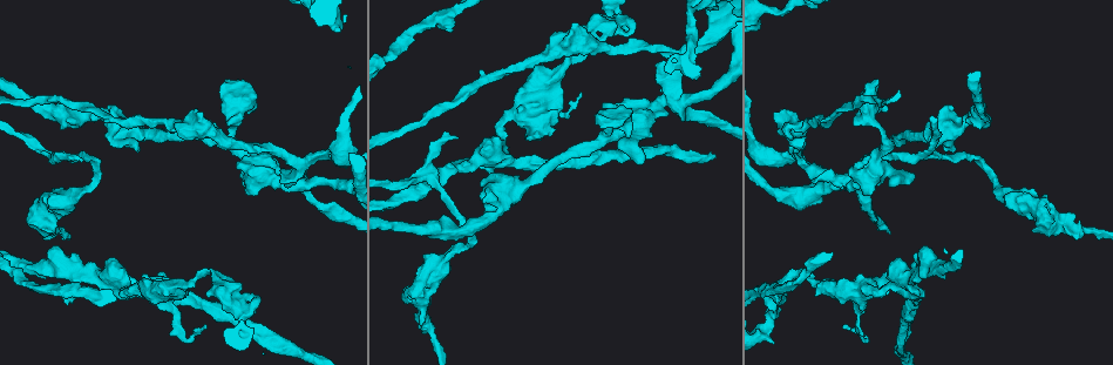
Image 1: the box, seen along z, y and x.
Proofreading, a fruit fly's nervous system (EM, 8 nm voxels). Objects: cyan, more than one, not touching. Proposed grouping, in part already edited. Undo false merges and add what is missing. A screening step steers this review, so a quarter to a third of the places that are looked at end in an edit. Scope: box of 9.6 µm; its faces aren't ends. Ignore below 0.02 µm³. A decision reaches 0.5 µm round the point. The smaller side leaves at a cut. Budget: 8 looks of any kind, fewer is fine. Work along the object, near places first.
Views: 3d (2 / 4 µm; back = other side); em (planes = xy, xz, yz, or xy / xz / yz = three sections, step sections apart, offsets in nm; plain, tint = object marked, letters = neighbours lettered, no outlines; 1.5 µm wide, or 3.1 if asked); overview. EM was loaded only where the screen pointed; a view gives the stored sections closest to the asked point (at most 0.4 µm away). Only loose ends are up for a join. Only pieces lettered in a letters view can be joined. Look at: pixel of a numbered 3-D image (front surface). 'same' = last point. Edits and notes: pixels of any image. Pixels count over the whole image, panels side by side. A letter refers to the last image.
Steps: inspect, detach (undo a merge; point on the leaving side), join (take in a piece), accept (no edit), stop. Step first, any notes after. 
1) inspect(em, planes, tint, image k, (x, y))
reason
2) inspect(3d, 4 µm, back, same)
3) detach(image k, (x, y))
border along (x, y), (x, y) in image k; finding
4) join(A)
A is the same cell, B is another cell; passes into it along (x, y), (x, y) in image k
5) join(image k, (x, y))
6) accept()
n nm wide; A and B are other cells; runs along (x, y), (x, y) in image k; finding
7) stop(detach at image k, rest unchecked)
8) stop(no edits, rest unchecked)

inspect(3d, 4 µm, image 1, (209, 271))
sharp bend

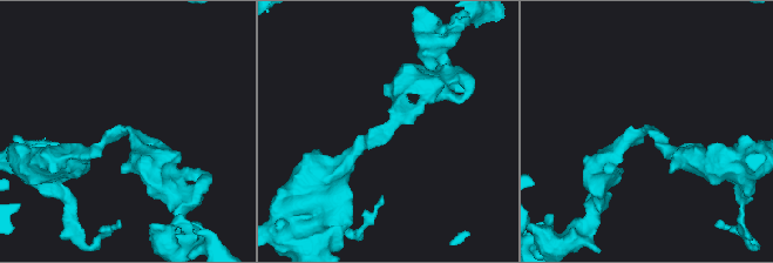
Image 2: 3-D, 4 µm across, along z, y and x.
inspect(em, planes, tint, image 2, (390, 132))
arms of 200, 220 nm; now the EM

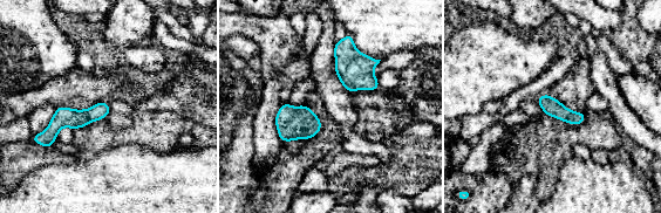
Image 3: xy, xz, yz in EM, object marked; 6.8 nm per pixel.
inspect(em, planes, letters, same)
what lies round it

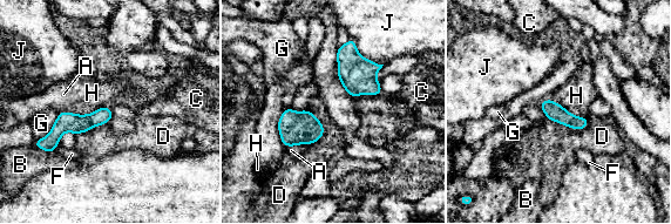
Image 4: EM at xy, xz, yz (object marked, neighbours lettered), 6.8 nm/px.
accept()
A, B, C, D, F, G, H and J are other cells; continuous, no second neuron

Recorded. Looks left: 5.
inspect(em, planes, letters, image 1, (773, 113))
free end

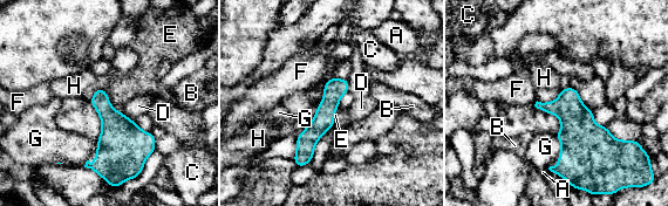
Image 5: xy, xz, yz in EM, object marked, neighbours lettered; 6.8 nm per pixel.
accept()
A, B, C, D, E, F, G and H are other cells; runs along (345, 82), (302, 144) in image 5; no lettered piece goes on from it

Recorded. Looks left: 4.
inspect(em, planes, tint, image 1, (432, 179))
arms part here

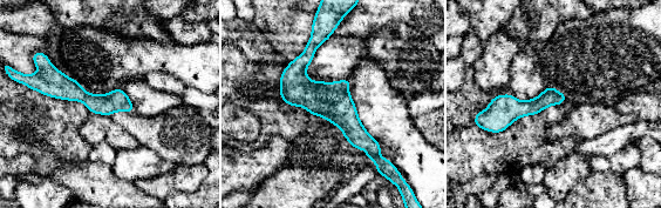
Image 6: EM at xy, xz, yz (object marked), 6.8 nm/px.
inspect(em, planes, letters, same)
what lies round it

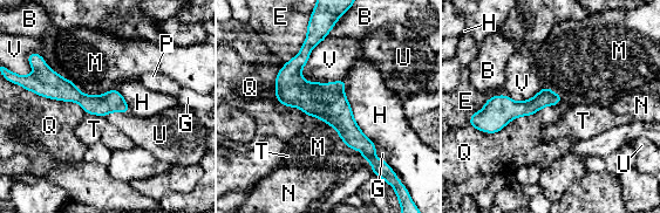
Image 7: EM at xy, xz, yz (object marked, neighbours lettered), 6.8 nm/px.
accept()
30 nm wide; B, E, G, H, M, N, P, Q, T, U and V are other cells; border along (129, 111), (111, 111), (106, 116) in image 7; continuous, no second neuron

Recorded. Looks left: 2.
stop(no edits, rest unchecked)

